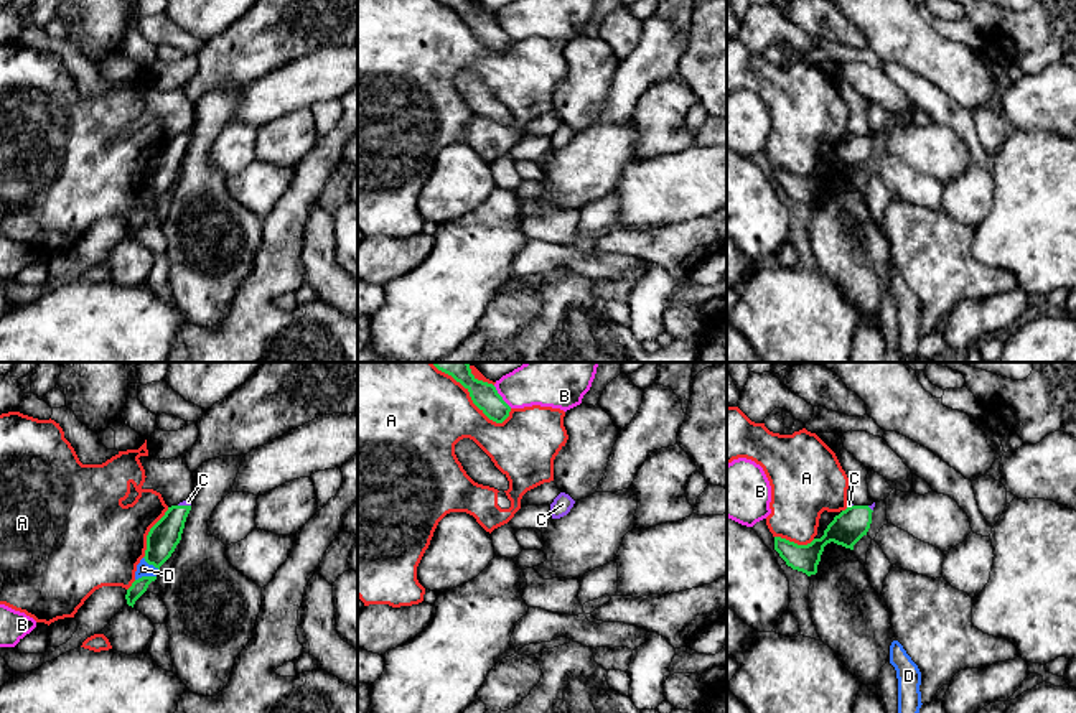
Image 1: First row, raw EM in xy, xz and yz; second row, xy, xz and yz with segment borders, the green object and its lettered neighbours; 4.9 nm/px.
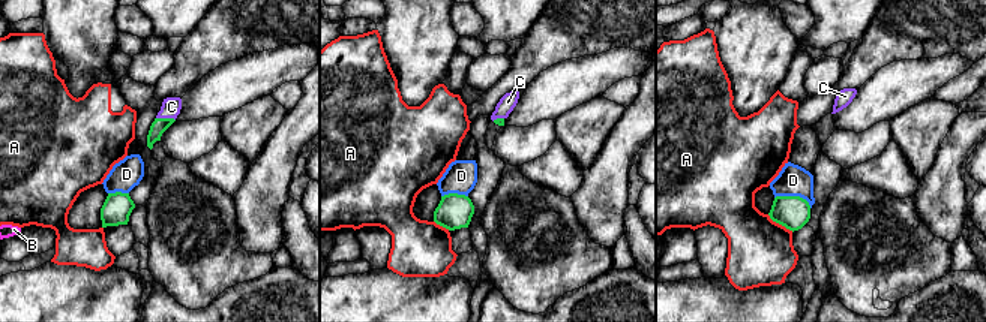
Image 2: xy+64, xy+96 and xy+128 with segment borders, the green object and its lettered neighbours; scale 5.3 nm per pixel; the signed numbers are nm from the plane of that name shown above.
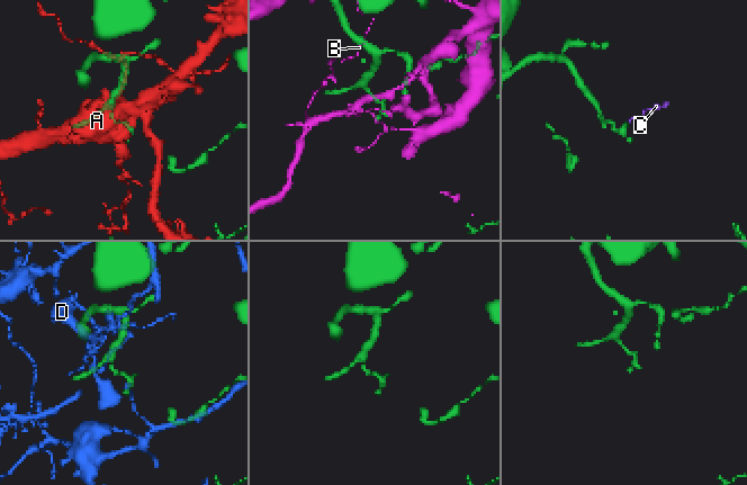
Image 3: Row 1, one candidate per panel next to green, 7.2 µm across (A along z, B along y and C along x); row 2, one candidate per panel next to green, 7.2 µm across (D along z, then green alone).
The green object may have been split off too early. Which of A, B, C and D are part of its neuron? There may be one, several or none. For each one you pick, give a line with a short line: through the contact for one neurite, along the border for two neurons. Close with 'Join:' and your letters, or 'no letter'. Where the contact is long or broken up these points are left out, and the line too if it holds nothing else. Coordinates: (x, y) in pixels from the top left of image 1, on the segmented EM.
C: xy (163, 537), (175, 516), (185, 506), (188, 501)
Join: C

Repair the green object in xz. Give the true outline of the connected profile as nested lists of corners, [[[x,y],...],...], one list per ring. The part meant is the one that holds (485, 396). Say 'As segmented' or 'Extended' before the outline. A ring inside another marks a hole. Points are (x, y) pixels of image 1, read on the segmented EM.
As segmented. [[[432,362],[438,370],[451,375],[468,392],[473,403],[493,422],[503,423],[511,407],[503,400],[493,384],[478,380],[468,362]]]

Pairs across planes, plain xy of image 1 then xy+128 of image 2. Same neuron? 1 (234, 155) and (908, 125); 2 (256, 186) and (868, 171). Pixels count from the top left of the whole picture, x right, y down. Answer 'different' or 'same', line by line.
1: different
2: same

